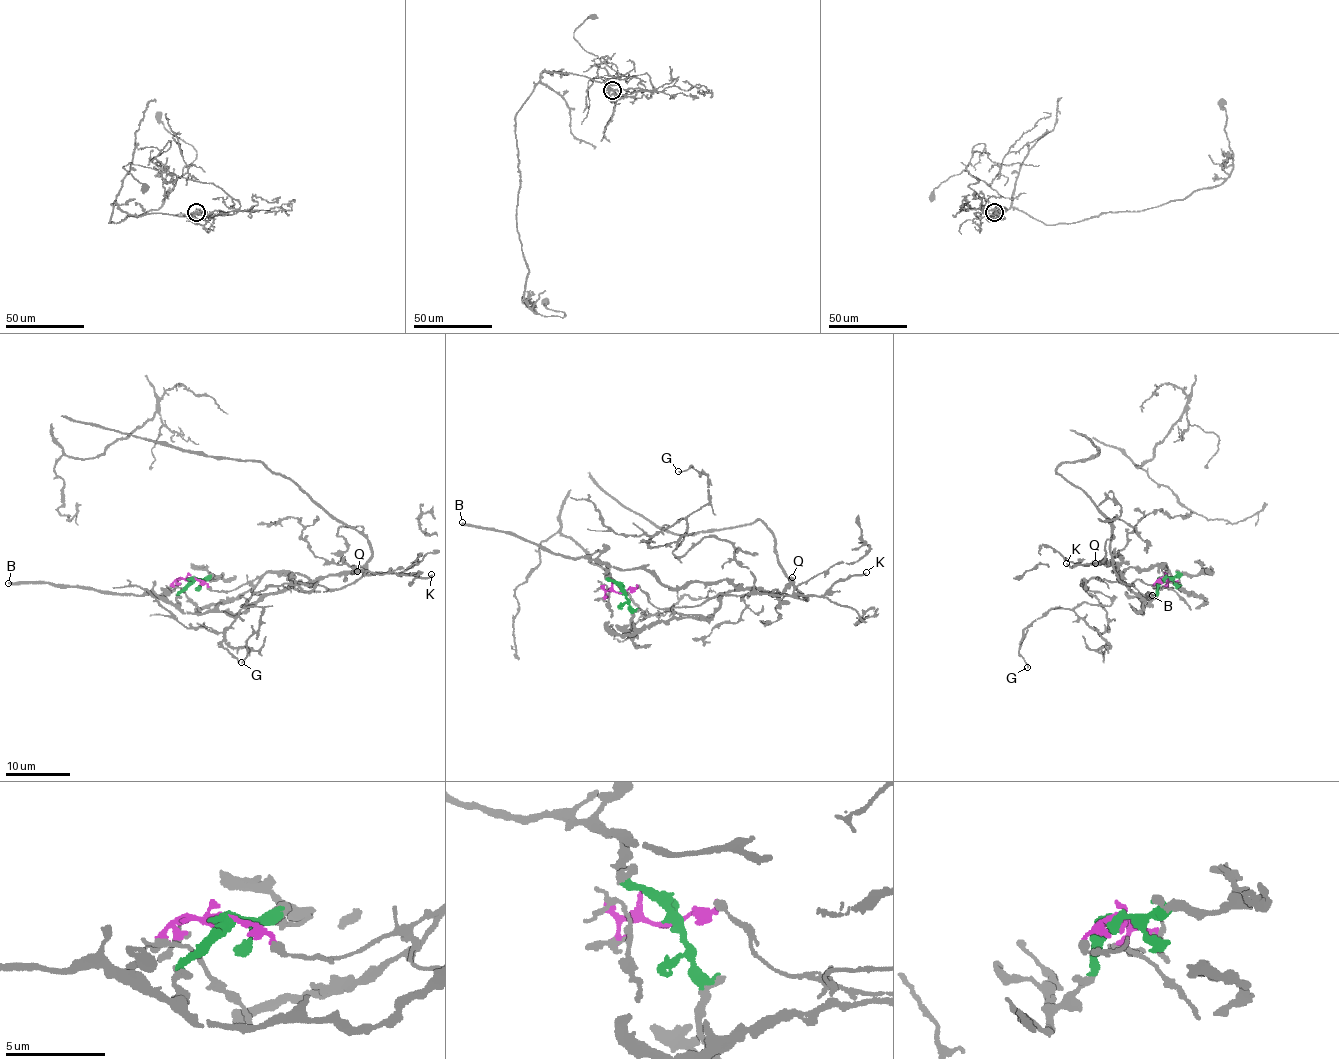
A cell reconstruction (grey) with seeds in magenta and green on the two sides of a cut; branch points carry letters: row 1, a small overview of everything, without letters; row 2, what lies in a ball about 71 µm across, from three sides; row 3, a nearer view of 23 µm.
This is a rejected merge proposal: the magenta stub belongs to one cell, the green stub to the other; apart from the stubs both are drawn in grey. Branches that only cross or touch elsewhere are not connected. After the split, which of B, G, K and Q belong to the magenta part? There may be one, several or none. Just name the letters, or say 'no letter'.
G, K

